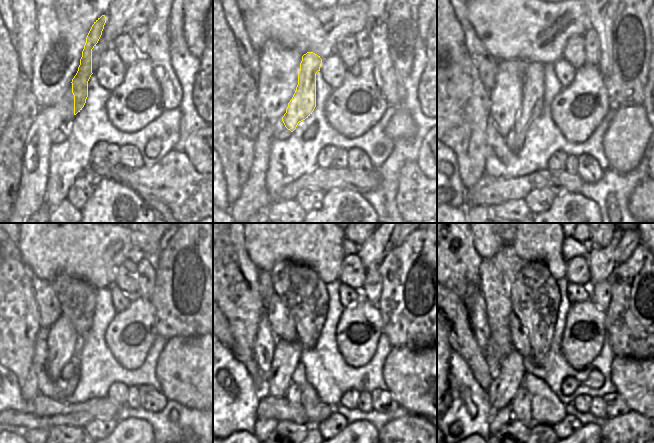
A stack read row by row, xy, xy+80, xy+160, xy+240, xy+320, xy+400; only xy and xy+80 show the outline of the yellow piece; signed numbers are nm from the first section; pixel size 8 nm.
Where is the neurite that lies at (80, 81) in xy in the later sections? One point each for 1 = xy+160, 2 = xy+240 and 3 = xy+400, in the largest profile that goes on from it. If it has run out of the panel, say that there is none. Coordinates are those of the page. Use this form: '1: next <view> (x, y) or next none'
1: next xy+160 (533, 87)
2: next xy+240 (71, 384)
3: next xy+400 (520, 404)

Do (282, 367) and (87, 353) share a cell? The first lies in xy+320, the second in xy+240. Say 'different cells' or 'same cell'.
different cells

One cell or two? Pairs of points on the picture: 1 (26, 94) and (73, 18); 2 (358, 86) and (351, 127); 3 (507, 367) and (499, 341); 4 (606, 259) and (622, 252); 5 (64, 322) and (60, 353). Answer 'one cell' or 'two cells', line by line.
1: two cells
2: one cell
3: two cells
4: two cells
5: one cell

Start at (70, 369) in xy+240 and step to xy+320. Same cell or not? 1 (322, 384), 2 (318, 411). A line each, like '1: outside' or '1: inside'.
1: outside
2: inside

